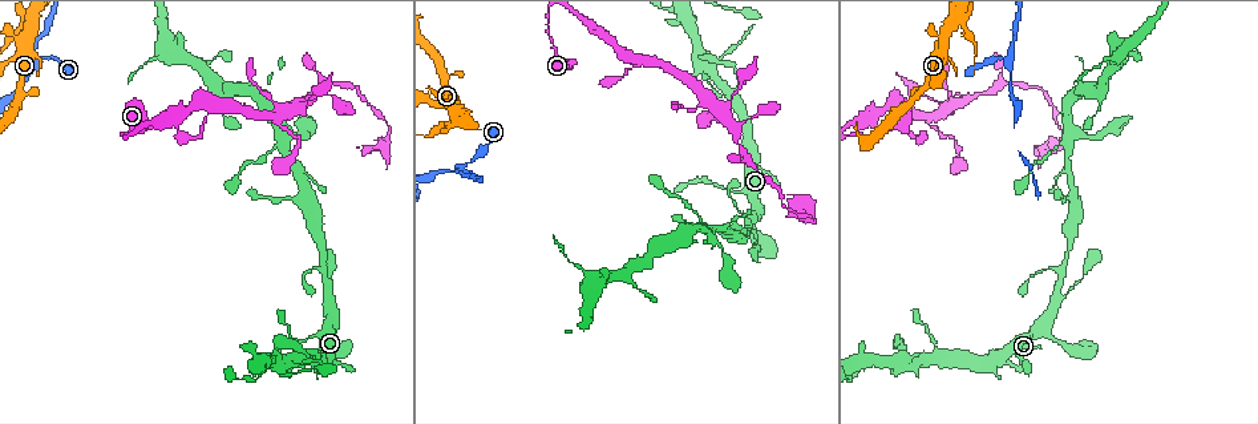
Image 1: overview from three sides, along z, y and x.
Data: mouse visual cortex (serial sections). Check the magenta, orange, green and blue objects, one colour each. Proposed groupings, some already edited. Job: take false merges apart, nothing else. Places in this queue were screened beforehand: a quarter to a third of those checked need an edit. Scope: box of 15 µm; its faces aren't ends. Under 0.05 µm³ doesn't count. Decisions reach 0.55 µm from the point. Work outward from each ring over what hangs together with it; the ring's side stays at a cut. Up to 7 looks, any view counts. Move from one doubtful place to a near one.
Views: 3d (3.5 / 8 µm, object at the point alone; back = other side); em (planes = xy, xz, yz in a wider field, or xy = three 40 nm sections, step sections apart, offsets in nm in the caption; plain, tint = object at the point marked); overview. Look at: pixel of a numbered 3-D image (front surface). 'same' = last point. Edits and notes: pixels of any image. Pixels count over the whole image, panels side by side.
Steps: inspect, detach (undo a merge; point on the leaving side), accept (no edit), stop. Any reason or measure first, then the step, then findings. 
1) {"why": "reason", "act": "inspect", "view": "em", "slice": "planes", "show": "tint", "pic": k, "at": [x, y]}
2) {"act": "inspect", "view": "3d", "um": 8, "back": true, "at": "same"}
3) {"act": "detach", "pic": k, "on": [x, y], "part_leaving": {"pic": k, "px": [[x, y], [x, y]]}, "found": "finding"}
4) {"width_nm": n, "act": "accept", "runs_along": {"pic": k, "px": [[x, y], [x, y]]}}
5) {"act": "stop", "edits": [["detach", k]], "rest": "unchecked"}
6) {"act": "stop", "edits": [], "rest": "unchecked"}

{"why": "narrows sharply", "act": "inspect", "view": "3d", "um": 8, "back": true, "pic": 1, "at": [898, 102]}

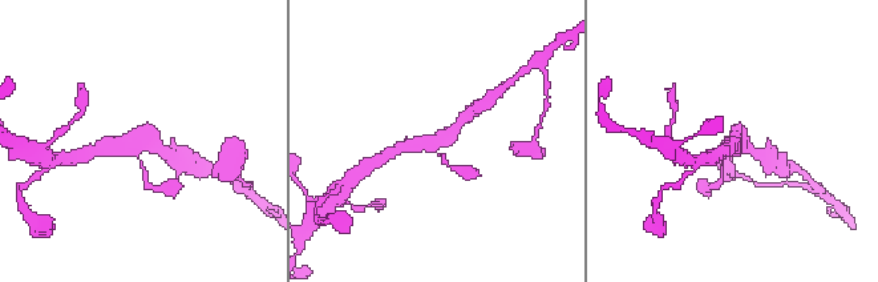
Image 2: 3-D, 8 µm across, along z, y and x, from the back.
{"act": "inspect", "view": "3d", "um": 3.5, "pic": 2, "at": [133, 149]}

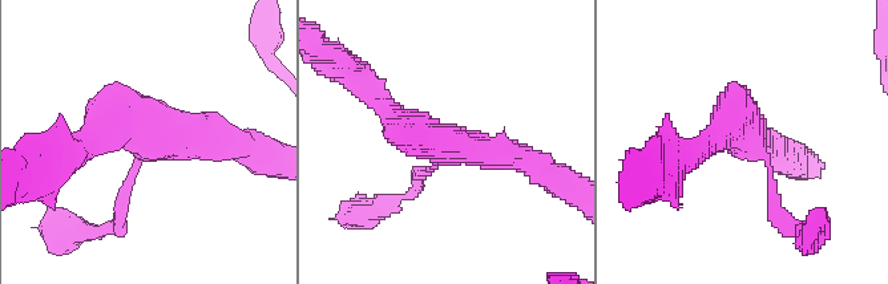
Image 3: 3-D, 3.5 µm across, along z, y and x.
{"arms": 3, "arm_widths_nm": [150, 300, 400], "why": "now the EM", "act": "inspect", "view": "em", "slice": "xy", "step": 3, "show": "tint", "pic": 3, "at": [451, 145]}

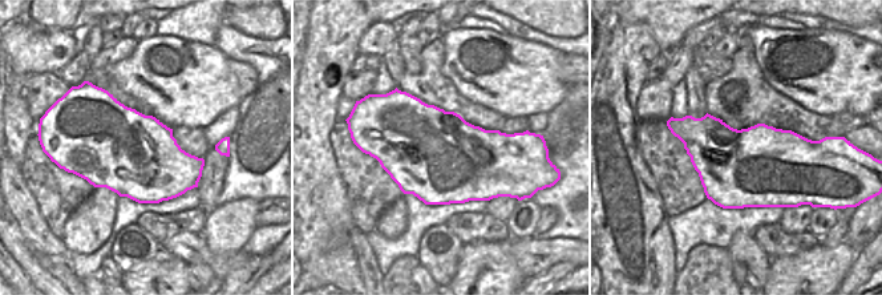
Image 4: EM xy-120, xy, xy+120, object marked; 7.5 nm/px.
{"act": "accept", "found": "continuous, no second cell"}

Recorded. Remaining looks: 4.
{"why": "four or more arms meet", "act": "inspect", "view": "em", "slice": "xy", "step": 5, "show": "tint", "pic": 1, "at": [720, 113]}

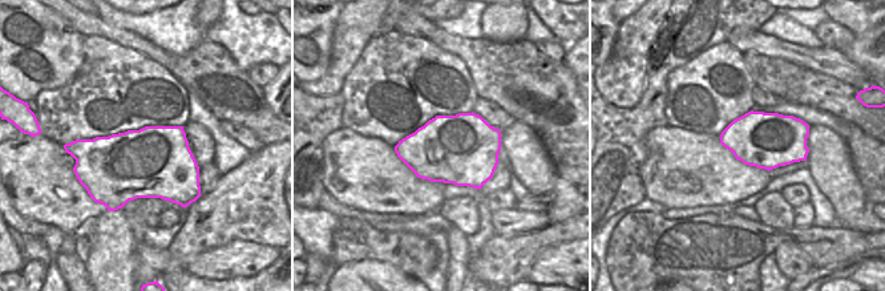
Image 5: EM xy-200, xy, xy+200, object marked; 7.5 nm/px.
{"act": "inspect", "view": "3d", "um": 3.5, "at": "same"}

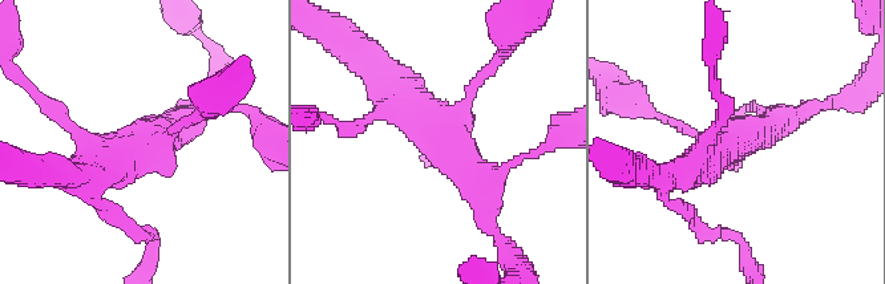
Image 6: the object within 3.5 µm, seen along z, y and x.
{"arms": 4, "act": "accept", "runs_along": {"pic": 6, "px": [[379, 76], [436, 122], [485, 194]]}, "found": "all the same cell"}

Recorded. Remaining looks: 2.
{"why": "thin neck", "act": "inspect", "view": "3d", "um": 3.5, "pic": 1, "at": [389, 129]}

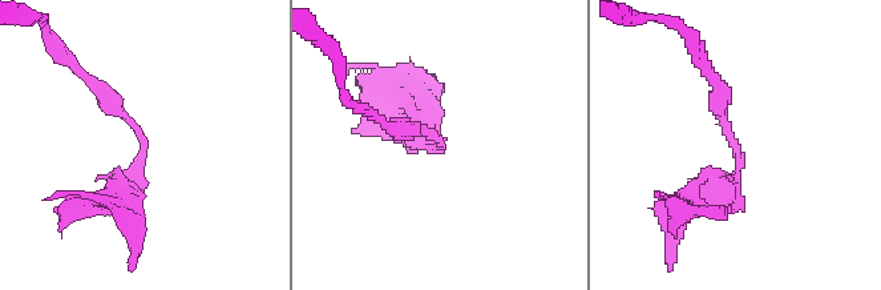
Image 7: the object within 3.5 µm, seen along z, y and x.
{"act": "inspect", "view": "em", "slice": "planes", "show": "tint", "pic": 7, "at": [735, 155]}

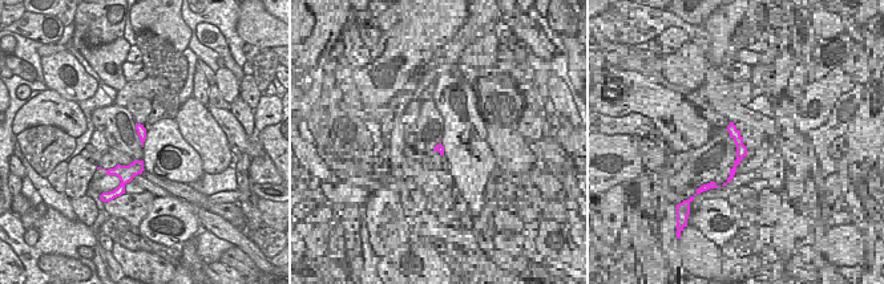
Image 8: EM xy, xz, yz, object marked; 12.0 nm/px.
{"width_nm": 130, "act": "detach", "pic": 7, "on": [417, 116], "part_leaving": {"pic": 7, "px": [[436, 139], [427, 105], [407, 101]]}, "found": "two cells meet here"}

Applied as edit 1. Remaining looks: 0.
{"act": "stop", "edits": [["detach", 7]], "rest": "unchecked"}

